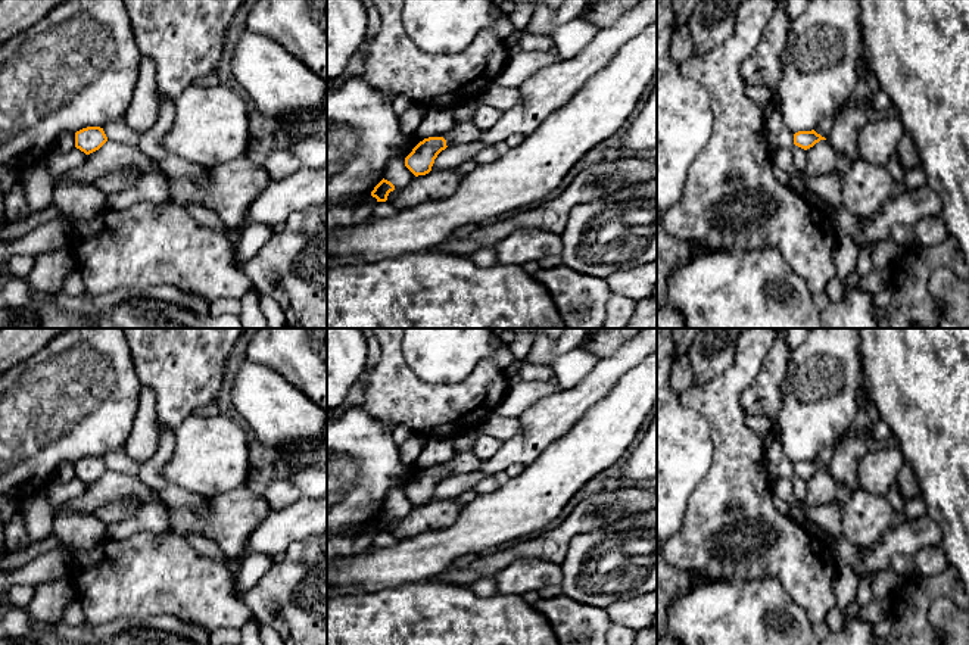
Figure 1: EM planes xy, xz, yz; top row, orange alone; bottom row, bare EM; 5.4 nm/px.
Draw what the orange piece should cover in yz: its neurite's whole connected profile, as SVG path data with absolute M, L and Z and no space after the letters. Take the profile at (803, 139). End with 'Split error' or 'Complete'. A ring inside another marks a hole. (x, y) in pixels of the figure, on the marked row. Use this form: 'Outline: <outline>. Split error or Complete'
Outline: M814 130L798 131L798 133L794 134L794 144L804 149L804 150L813 147L820 140L826 140L826 138L822 137L820 134L817 134Z. Complete

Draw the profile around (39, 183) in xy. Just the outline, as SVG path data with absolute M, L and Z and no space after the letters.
M41 159L38 163L19 171L19 175L31 211L38 212L49 208L56 190L56 175L49 171L46 161Z

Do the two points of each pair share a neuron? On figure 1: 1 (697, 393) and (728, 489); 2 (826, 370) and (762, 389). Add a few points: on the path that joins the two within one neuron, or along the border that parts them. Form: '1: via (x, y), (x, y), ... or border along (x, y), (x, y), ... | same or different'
1: via (720, 417), (728, 424), (728, 466) | same
2: border along (790, 352), (781, 386), (781, 408), (775, 417) | different

